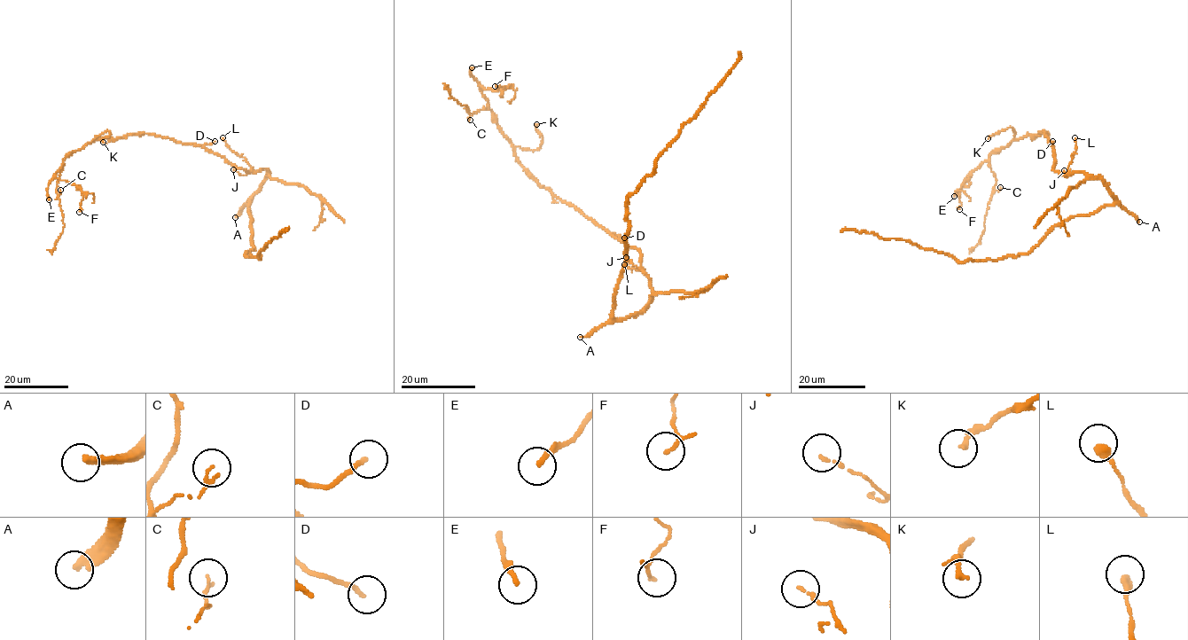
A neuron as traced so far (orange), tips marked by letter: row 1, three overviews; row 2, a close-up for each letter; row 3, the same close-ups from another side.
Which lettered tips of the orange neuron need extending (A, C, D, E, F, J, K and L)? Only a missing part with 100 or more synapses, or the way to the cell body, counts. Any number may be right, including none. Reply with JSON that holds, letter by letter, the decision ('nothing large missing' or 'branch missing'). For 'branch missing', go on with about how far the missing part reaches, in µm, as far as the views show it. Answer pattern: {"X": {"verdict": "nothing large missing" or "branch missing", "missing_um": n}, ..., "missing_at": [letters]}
{"A": {"verdict": "branch missing", "missing_um": 160}, "C": {"verdict": "nothing large missing"}, "D": {"verdict": "nothing large missing"}, "E": {"verdict": "nothing large missing"}, "F": {"verdict": "nothing large missing"}, "J": {"verdict": "nothing large missing"}, "K": {"verdict": "nothing large missing"}, "L": {"verdict": "nothing large missing"}, "missing_at": ["A"]}

